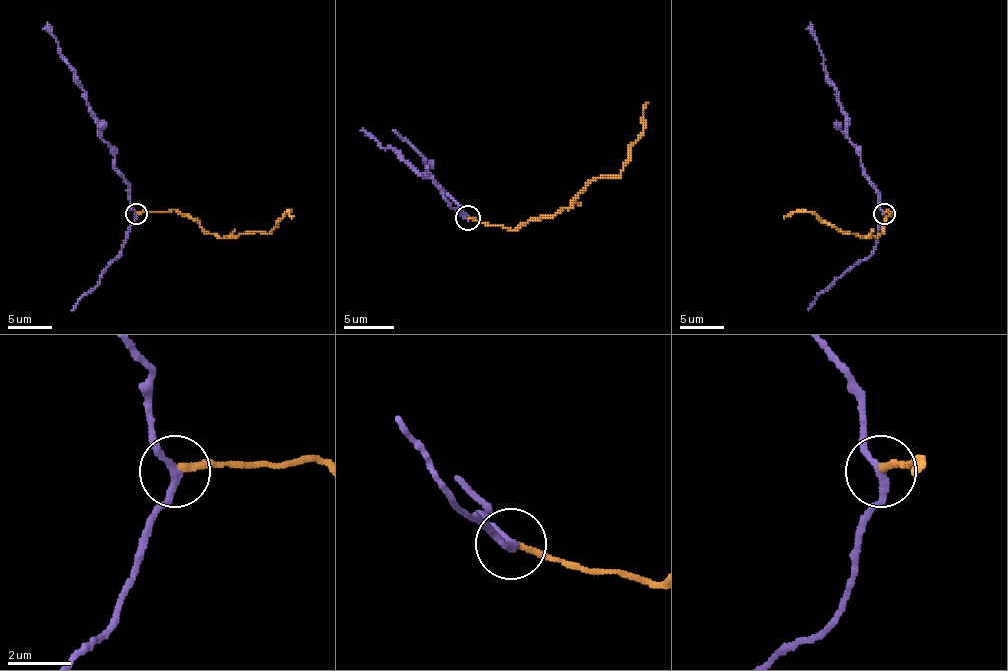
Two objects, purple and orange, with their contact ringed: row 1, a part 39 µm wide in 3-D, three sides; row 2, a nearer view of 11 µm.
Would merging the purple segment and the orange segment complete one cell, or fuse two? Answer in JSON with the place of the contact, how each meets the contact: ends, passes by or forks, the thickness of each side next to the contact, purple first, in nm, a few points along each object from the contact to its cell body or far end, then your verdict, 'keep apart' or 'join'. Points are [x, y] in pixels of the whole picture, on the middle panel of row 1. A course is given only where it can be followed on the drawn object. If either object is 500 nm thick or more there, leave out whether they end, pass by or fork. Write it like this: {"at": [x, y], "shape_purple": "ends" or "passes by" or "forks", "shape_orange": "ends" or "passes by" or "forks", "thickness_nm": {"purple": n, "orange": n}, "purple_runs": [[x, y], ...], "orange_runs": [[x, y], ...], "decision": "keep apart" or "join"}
{"at": [467, 217], "shape_purple": "passes by", "shape_orange": "ends", "thickness_nm": {"purple": 200, "orange": 190}, "purple_runs": [[468, 218], [428, 175], [420, 175], [398, 153], [365, 133]], "orange_runs": [[468, 218], [518, 230], [568, 208], [593, 180], [621, 173], [643, 133], [648, 103]], "decision": "keep apart"}

